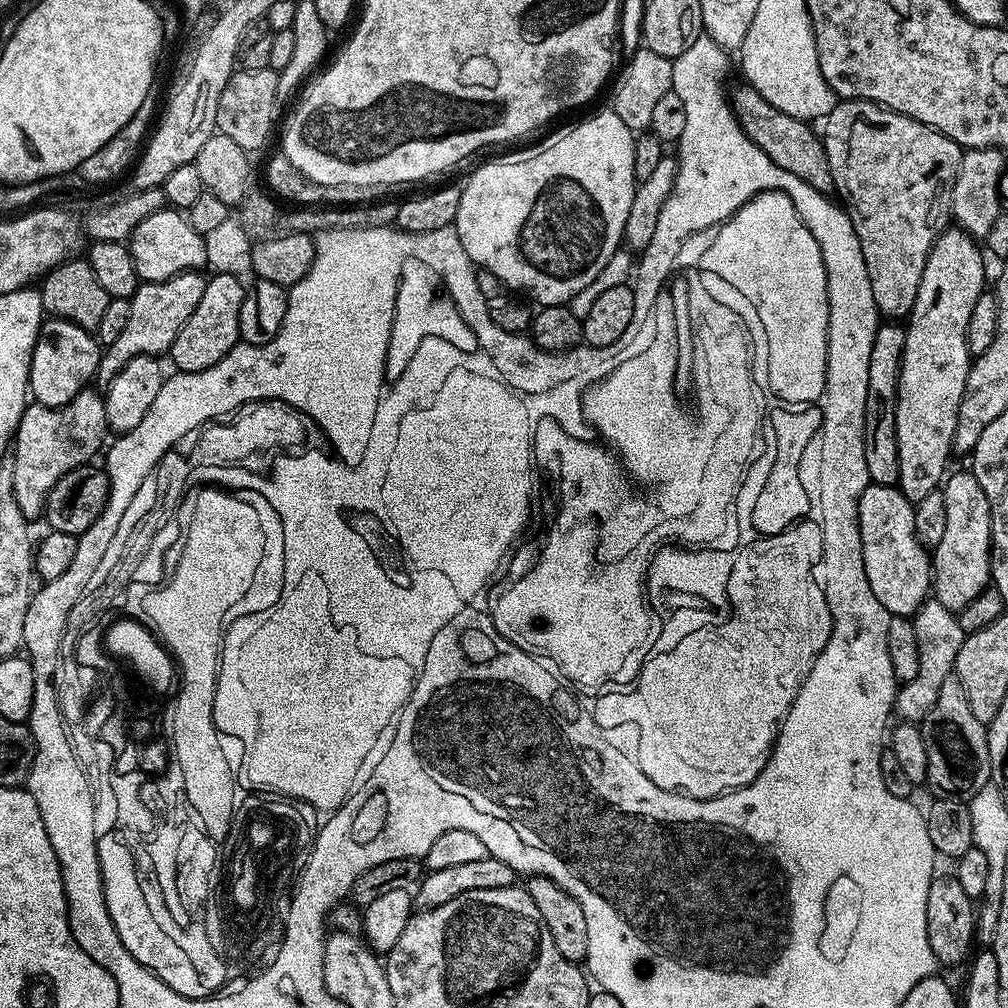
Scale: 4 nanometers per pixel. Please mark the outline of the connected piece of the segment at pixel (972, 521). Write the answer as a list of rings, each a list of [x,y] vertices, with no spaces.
[[[971,470],[954,472],[942,484],[946,506],[946,531],[942,534],[942,542],[938,542],[930,560],[930,592],[935,600],[946,606],[946,610],[958,614],[970,601],[978,598],[978,594],[982,594],[984,588],[989,587],[992,578],[992,515],[990,502],[982,486],[978,486],[975,474]]]

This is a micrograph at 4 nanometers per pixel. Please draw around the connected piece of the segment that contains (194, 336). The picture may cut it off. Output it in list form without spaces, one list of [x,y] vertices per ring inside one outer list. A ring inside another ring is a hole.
[[[216,272],[206,279],[206,291],[194,306],[194,314],[186,318],[186,326],[178,330],[170,349],[170,357],[180,372],[201,372],[214,366],[240,340],[240,311],[246,286],[239,275]]]

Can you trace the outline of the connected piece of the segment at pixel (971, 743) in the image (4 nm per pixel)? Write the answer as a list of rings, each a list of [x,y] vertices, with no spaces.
[[[954,674],[942,682],[942,690],[938,690],[938,698],[934,706],[920,724],[920,733],[926,742],[926,762],[928,763],[927,787],[933,788],[933,793],[941,796],[974,797],[992,780],[992,763],[990,762],[990,746],[988,745],[988,730],[985,724],[974,718],[974,710],[970,710],[970,702],[966,698],[966,690],[962,682]]]

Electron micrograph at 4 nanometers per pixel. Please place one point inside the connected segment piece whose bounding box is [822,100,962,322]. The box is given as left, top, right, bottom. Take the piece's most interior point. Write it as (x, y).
(894, 172)

